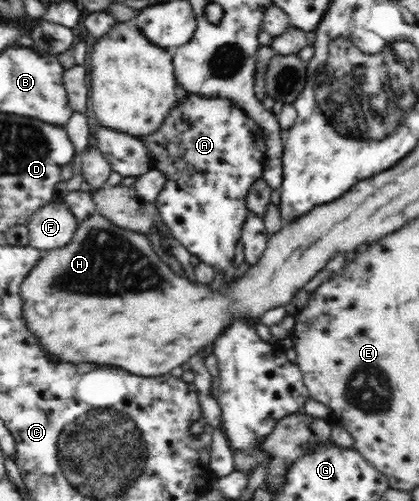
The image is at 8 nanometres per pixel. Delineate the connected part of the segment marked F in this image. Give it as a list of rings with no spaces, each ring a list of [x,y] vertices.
[[[65,202],[45,204],[26,221],[29,245],[41,251],[64,248],[72,242],[79,223]]]

